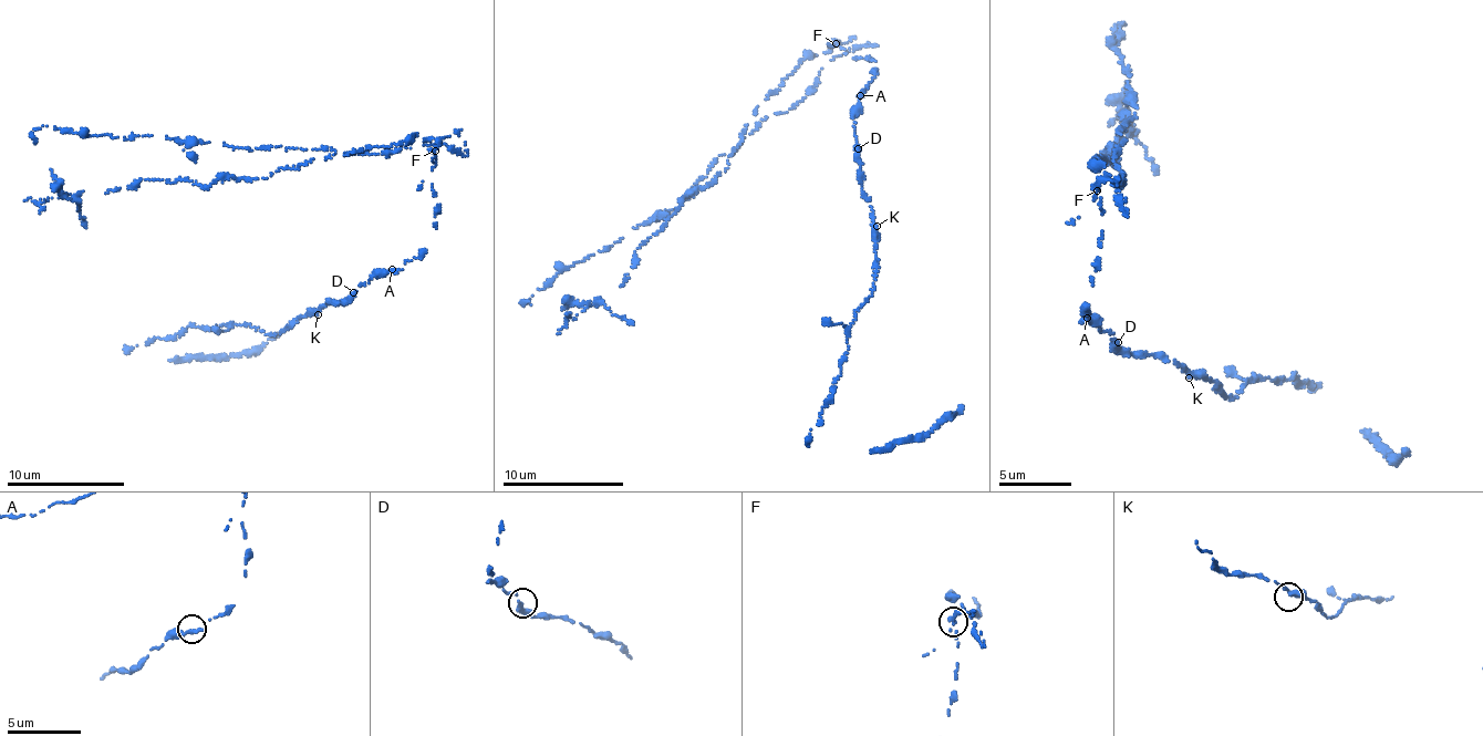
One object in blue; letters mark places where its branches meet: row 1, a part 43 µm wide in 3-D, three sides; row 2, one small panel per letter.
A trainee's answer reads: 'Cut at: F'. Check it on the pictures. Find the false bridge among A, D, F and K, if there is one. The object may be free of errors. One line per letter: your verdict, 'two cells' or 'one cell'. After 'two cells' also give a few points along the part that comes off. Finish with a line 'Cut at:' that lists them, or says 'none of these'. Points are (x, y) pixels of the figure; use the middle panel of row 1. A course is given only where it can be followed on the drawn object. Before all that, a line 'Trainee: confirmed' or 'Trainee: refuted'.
Trainee: confirmed
A: one cell
D: one cell
F: two cells; course (836, 43), (807, 58), (758, 106), (728, 168), (687, 192), (676, 214), (563, 268), (522, 302), (531, 304)
K: one cell
Cut at: F

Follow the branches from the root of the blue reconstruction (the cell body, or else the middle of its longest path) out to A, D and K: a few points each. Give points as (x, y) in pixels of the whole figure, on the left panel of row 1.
A: (426, 250), (405, 263), (402, 269), (392, 269)
D: (426, 250), (405, 263), (402, 269), (374, 276), (360, 283), (353, 292)
K: (426, 250), (402, 269), (360, 283), (341, 303), (328, 300), (330, 303), (318, 314)

